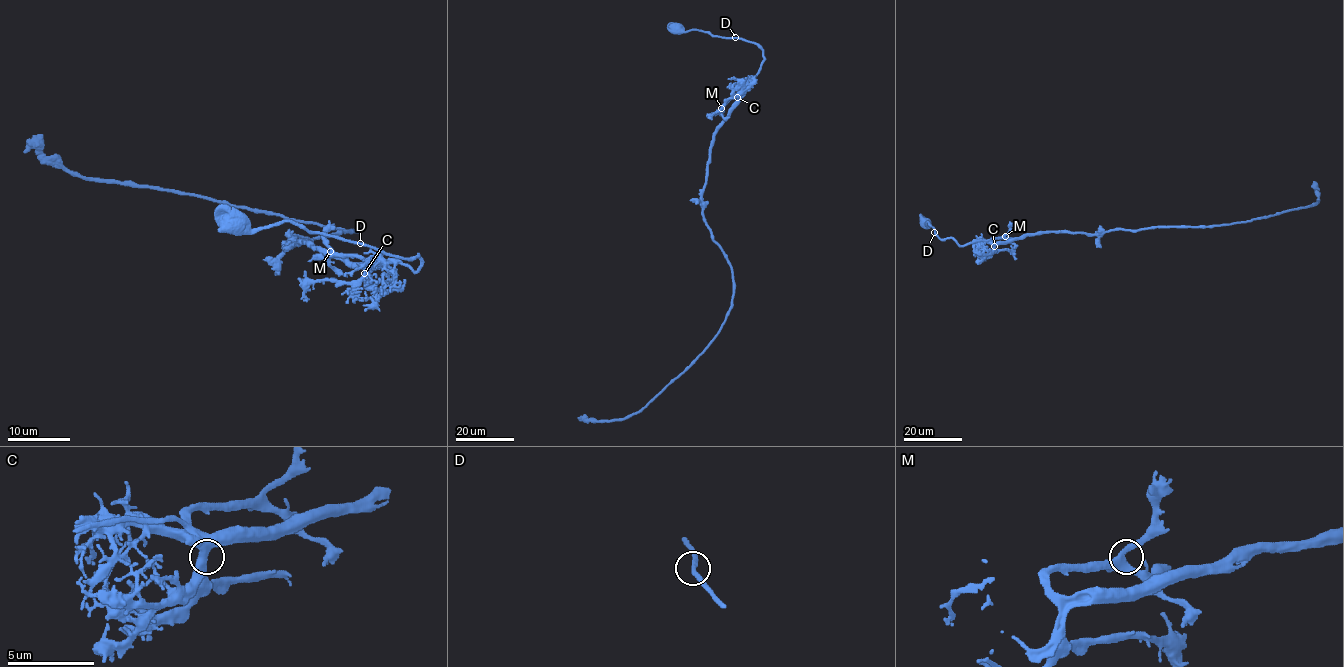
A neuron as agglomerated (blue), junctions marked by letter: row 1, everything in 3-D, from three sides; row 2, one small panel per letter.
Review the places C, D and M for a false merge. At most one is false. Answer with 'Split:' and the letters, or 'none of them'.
Split: none of them

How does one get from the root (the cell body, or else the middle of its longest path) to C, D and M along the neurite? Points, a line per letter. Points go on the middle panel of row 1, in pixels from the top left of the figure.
C: (676, 28), (740, 38), (756, 43), (762, 50), (764, 60), (758, 73), (737, 97)
D: (676, 28), (735, 37)
M: (676, 28), (740, 38), (756, 43), (762, 50), (764, 60), (757, 75), (742, 92), (735, 94), (721, 108)

